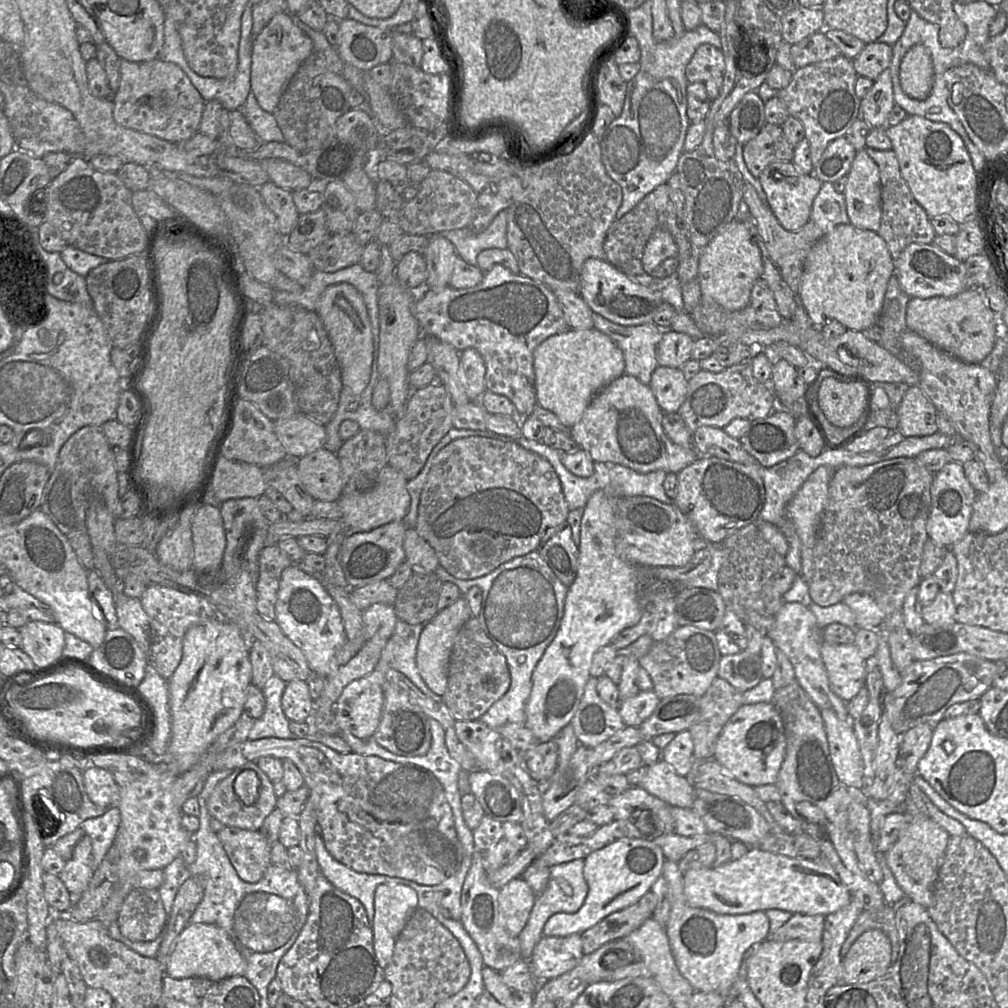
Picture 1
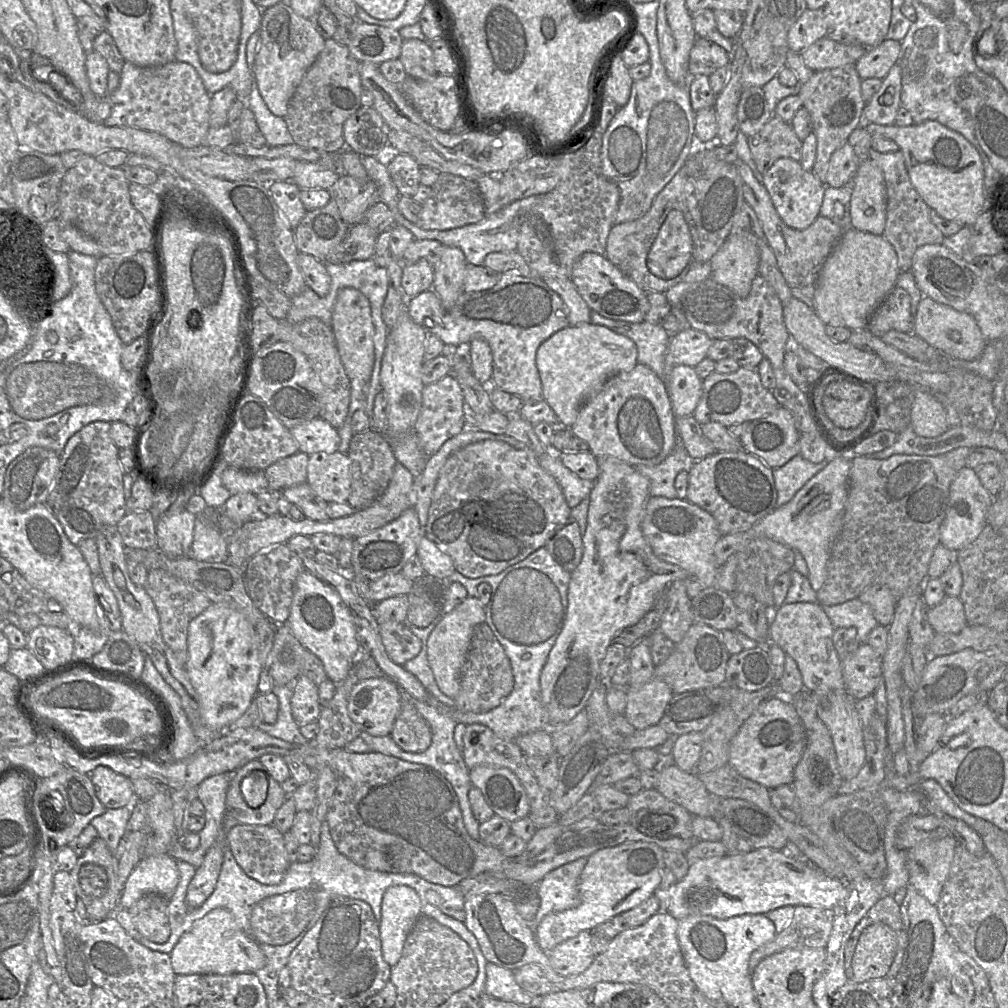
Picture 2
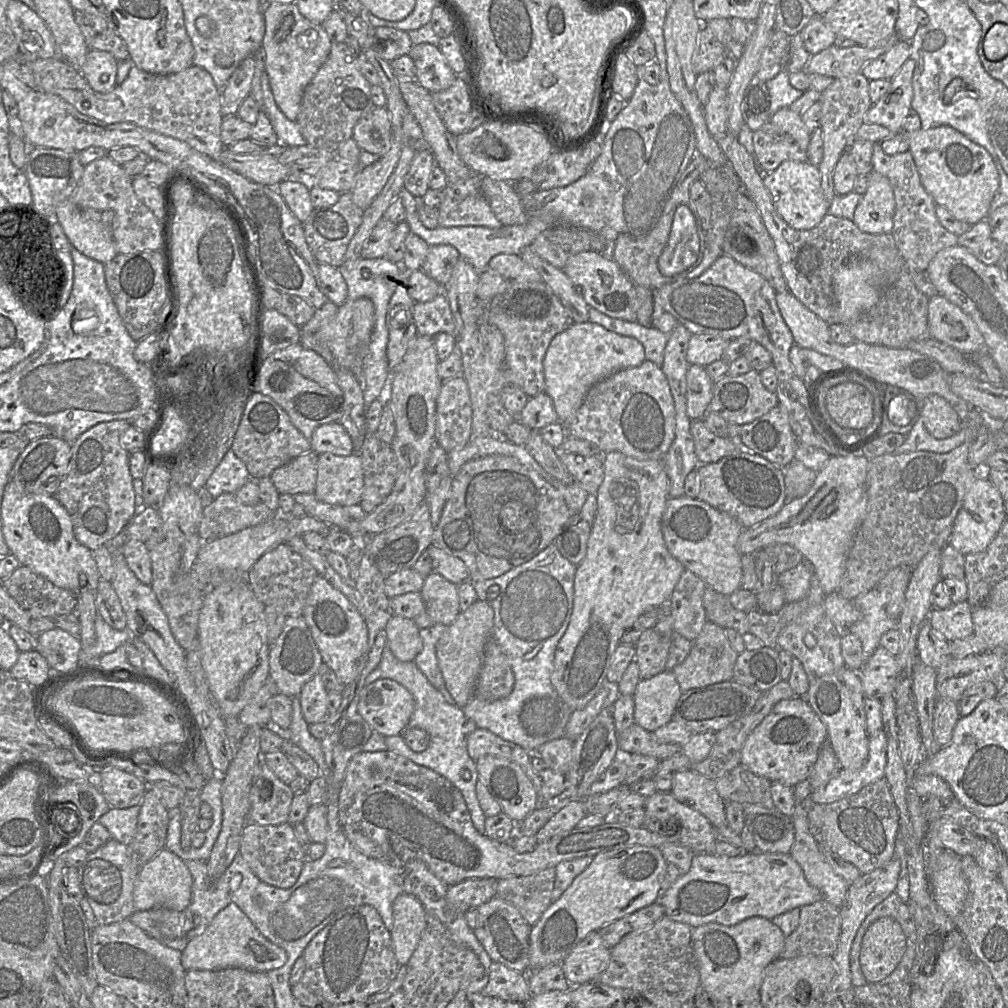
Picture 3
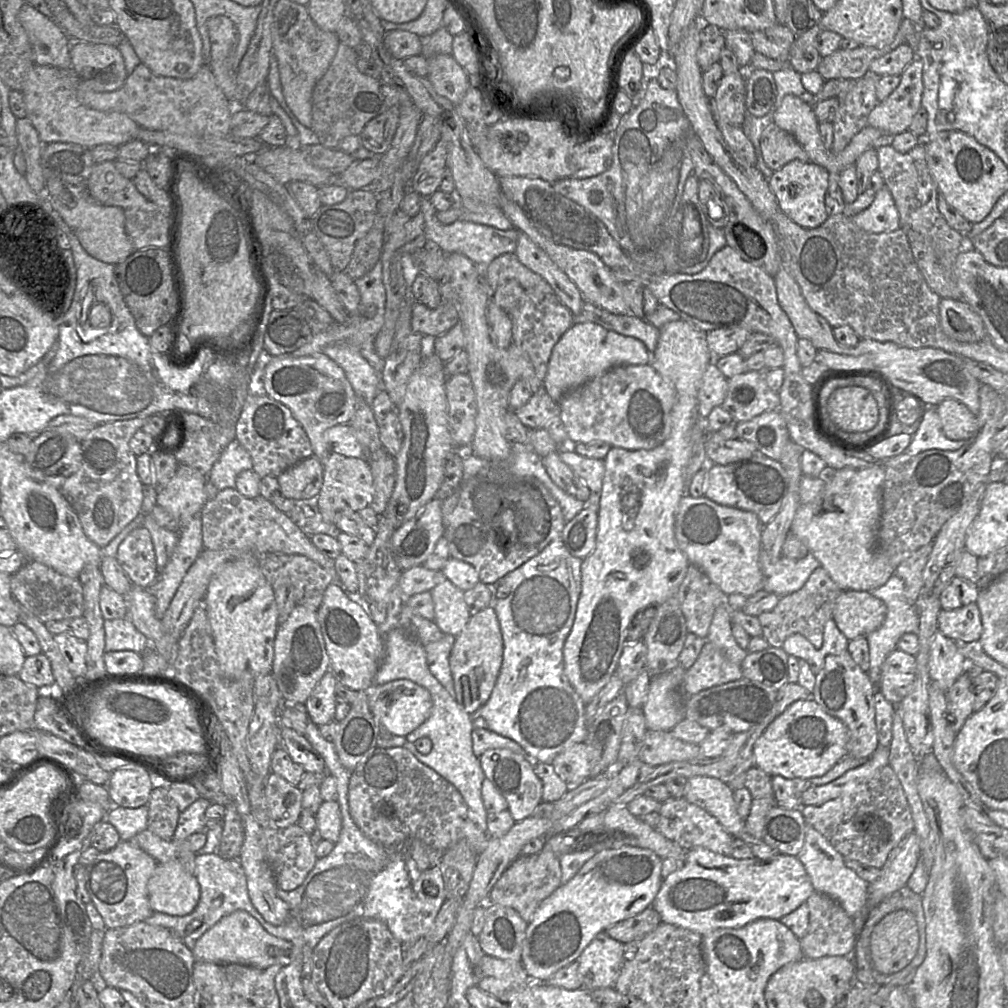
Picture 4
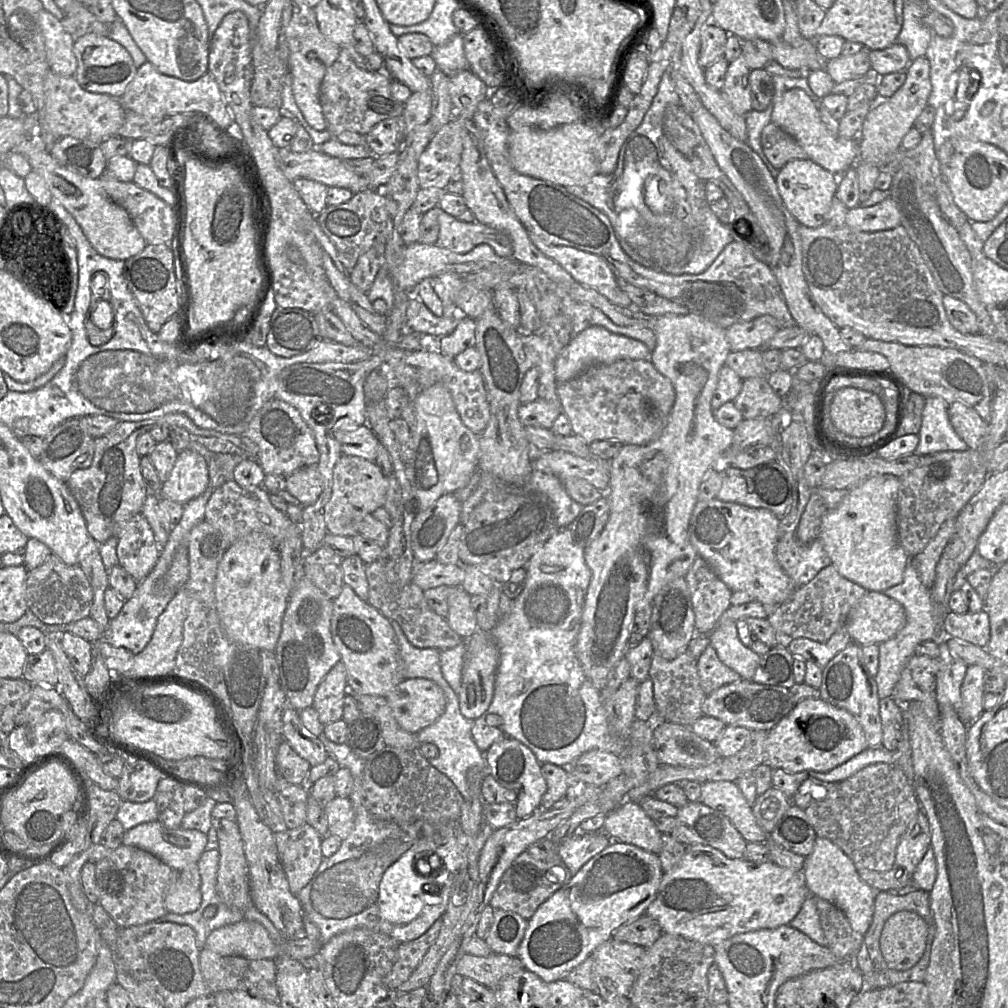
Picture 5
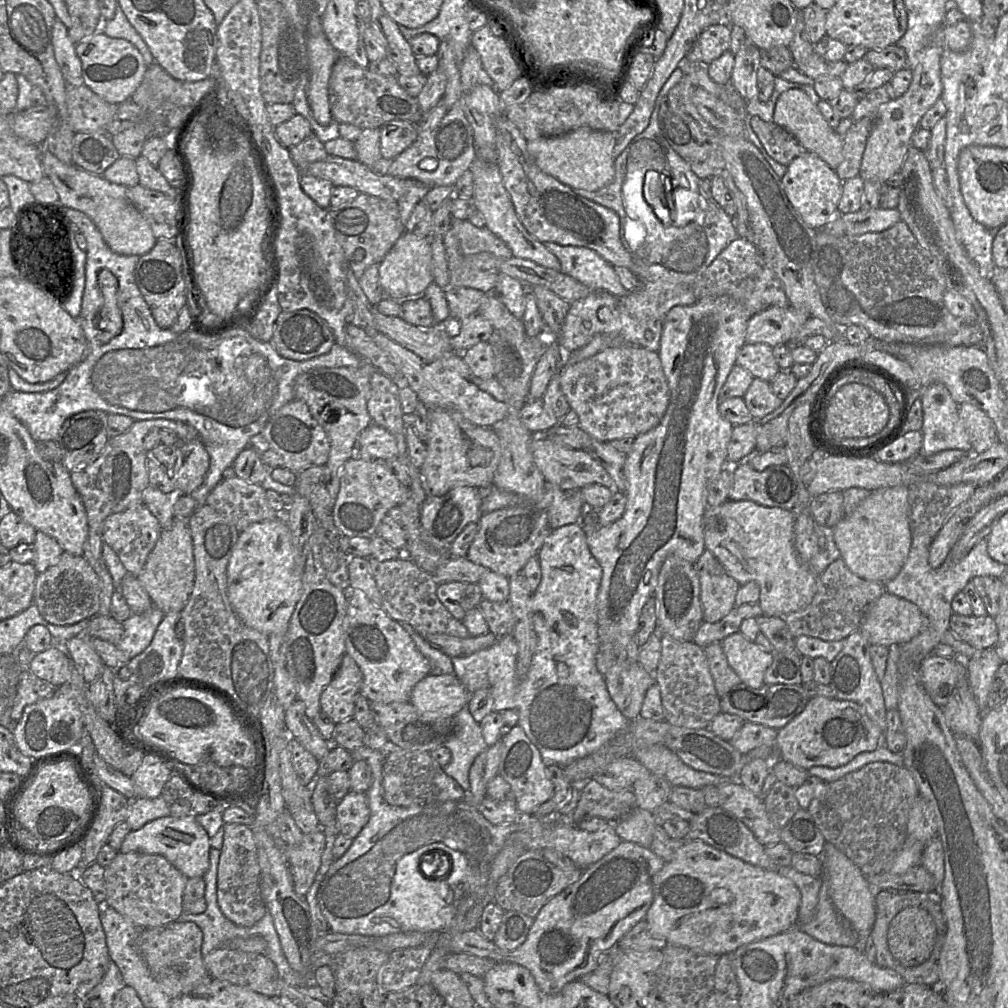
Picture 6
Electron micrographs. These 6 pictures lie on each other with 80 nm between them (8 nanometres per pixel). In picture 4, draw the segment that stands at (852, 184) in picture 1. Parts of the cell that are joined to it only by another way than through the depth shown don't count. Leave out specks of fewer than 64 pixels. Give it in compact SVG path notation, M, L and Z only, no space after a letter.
M886 185L876 191L868 208L851 219L859 228L871 233L892 232L900 227L899 212Z

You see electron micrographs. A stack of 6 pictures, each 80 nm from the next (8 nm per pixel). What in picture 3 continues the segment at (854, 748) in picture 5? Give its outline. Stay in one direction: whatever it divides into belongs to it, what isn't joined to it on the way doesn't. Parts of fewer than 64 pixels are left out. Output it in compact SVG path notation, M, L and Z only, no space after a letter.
M805 698L782 700L750 733L741 751L741 765L771 782L795 787L806 780L827 741L828 732Z

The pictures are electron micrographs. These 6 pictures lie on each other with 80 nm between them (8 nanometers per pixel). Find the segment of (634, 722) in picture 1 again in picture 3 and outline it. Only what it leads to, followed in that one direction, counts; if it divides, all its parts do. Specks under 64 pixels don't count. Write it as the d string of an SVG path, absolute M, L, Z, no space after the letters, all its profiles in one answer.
M671 670L641 679L632 695L635 724L653 732L669 723L681 694Z

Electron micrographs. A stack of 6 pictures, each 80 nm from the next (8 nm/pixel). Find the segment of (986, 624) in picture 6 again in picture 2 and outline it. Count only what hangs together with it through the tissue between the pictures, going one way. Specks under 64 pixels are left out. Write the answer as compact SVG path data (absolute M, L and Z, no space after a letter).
M946 595L939 604L927 607L926 615L930 625L938 633L958 633L968 624L959 597Z

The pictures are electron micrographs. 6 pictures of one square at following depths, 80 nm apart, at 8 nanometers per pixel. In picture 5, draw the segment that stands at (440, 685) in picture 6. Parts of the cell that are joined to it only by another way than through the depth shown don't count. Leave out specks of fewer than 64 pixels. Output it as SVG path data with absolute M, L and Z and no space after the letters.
M423 678L401 681L386 699L398 725L412 734L436 722L446 706L442 689Z

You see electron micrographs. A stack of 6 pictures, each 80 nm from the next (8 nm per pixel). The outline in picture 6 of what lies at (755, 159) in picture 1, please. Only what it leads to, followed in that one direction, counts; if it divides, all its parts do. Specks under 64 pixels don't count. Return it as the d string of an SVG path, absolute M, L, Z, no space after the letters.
M753 116L751 125L769 156L780 164L787 166L807 152L793 135L773 122L765 122L758 116Z

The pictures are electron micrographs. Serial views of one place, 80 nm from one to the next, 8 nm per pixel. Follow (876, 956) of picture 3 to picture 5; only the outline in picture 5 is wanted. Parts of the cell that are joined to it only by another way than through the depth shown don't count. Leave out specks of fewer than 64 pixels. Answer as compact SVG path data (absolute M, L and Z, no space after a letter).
M912 911L893 914L880 936L880 950L888 968L905 971L922 957L928 935L926 921Z

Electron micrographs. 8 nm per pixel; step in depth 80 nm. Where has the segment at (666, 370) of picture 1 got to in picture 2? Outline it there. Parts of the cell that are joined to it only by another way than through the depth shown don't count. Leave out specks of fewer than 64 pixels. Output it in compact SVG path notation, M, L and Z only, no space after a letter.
M675 365L665 382L675 417L692 416L702 395L703 382L694 367Z

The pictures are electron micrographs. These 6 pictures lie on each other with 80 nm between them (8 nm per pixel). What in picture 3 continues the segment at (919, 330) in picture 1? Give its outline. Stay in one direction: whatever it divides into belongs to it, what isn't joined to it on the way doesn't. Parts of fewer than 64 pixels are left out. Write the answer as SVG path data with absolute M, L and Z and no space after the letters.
M939 294L929 298L928 333L965 355L984 347L984 338L973 319Z

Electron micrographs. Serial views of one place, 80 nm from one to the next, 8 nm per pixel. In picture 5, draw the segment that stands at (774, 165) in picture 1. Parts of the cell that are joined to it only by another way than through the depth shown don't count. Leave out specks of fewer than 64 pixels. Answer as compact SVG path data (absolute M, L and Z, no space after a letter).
M808 158L794 159L779 169L775 180L786 208L801 225L816 228L828 221L828 213L838 190L839 175Z

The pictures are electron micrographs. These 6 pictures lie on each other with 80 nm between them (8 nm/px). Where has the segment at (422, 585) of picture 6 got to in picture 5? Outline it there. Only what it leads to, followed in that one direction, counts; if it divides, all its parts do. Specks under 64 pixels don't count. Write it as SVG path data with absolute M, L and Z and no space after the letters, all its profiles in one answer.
M377 561L366 565L366 574L370 584L370 603L377 607L386 618L398 623L414 646L442 651L465 643L466 639L453 631L447 620L428 606L424 598L424 591L420 587L410 582L398 594L394 594Z

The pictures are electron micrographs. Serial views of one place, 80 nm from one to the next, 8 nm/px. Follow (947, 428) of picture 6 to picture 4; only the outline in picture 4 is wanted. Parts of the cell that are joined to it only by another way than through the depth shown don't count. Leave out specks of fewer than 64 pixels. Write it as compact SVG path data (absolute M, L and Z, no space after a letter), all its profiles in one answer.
M927 406L918 429L912 435L911 443L904 453L917 455L931 449L955 451L960 449L965 443L963 440L948 439L942 431L941 421L935 406Z

